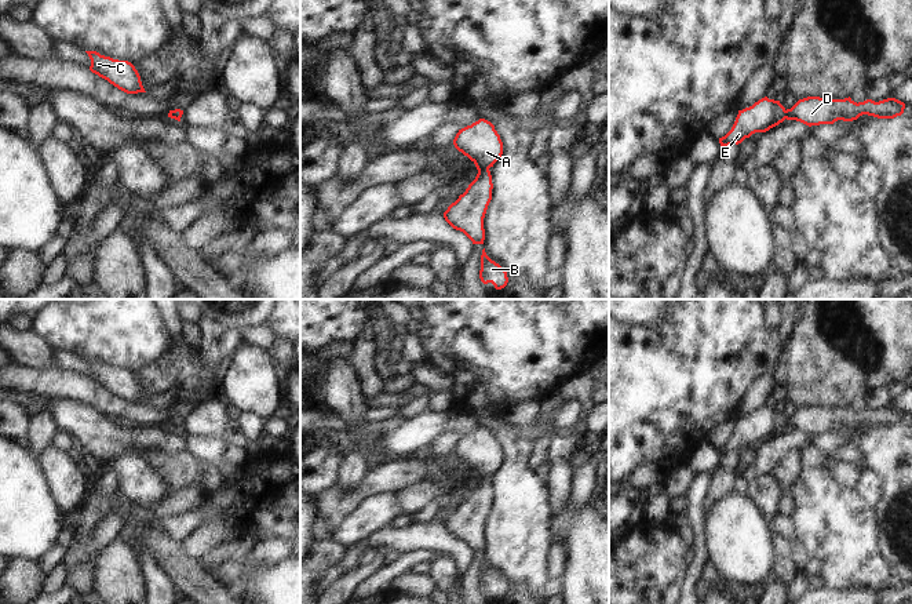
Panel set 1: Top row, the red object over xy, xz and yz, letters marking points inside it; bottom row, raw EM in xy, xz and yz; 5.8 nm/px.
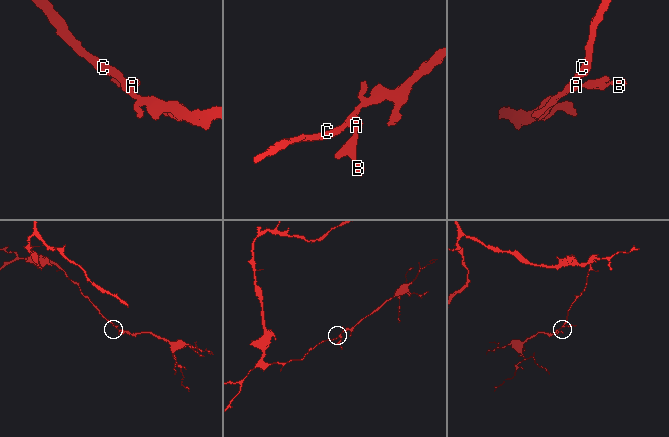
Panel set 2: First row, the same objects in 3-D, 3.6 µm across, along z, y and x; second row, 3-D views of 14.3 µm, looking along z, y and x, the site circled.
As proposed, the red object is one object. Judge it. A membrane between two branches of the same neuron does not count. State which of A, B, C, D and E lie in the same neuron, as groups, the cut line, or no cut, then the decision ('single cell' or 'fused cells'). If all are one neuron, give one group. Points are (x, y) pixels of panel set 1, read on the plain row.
A B C D E | no cut | single cell

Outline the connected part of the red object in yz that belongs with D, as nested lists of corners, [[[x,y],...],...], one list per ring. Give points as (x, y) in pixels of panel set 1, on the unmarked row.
[[[807,405],[799,408],[791,418],[785,418],[780,410],[759,408],[752,415],[738,419],[732,439],[722,447],[722,456],[738,454],[755,441],[766,441],[778,434],[785,427],[796,429],[809,436],[820,433],[833,433],[838,429],[853,430],[862,423],[878,427],[894,427],[904,422],[905,412],[887,407],[879,411],[867,408],[854,411],[850,405],[844,408],[828,408],[820,405]]]

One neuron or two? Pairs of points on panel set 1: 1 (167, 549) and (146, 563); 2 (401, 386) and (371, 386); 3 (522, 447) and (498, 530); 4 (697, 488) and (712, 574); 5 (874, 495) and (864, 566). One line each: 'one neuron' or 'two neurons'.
1: two neurons
2: two neurons
3: one neuron
4: two neurons
5: two neurons

